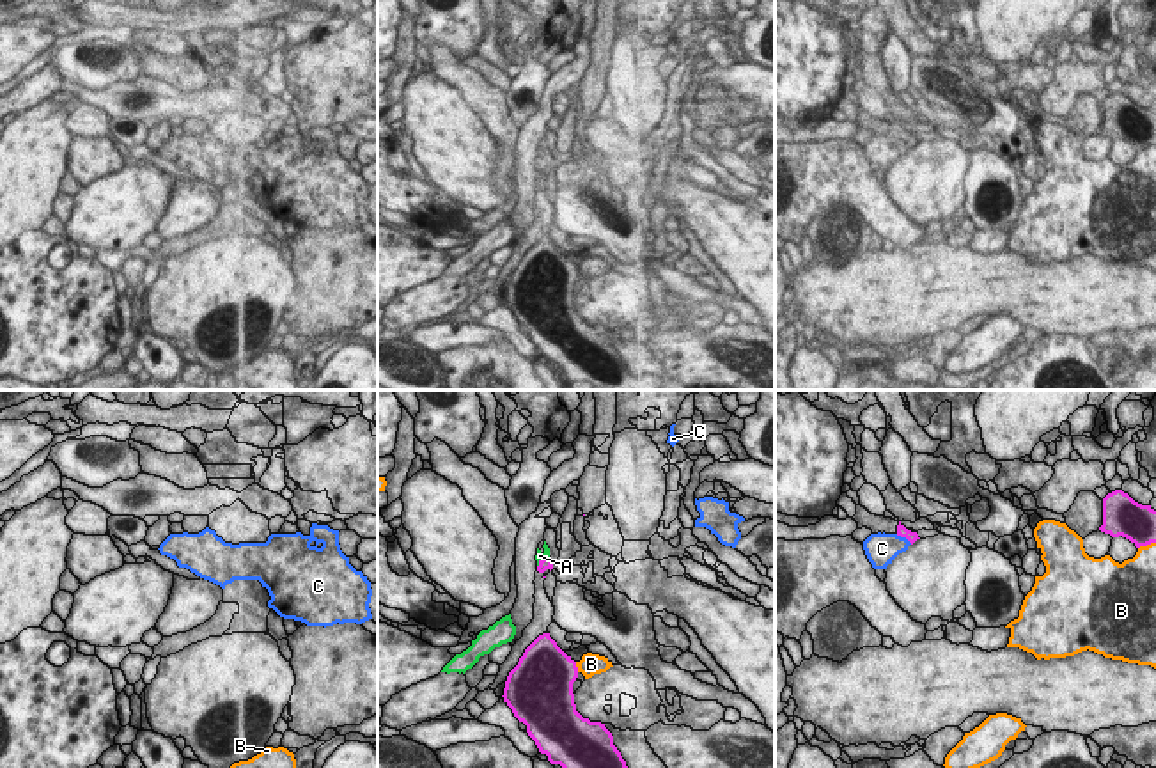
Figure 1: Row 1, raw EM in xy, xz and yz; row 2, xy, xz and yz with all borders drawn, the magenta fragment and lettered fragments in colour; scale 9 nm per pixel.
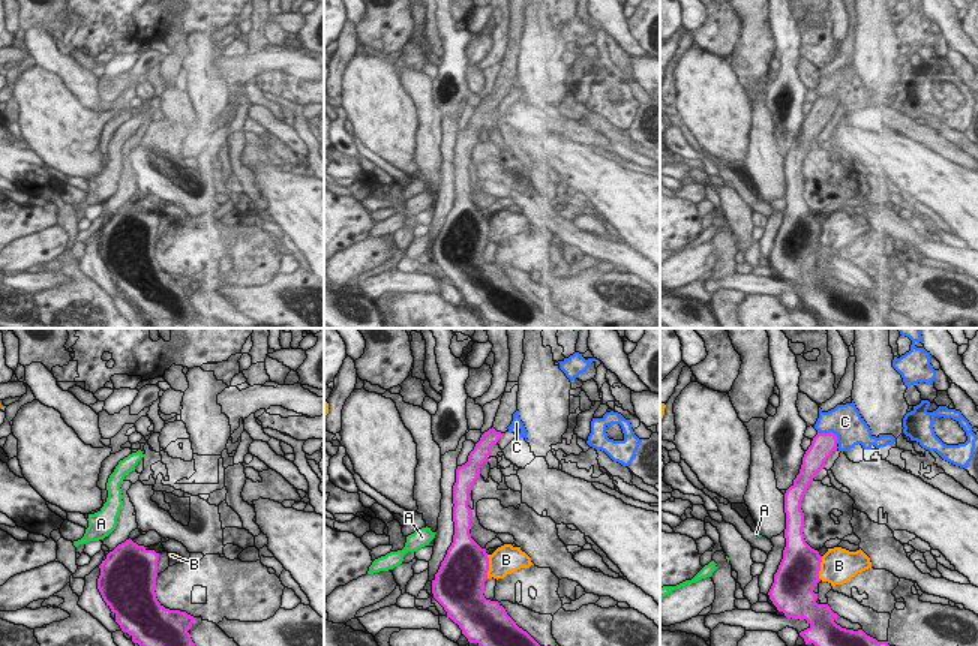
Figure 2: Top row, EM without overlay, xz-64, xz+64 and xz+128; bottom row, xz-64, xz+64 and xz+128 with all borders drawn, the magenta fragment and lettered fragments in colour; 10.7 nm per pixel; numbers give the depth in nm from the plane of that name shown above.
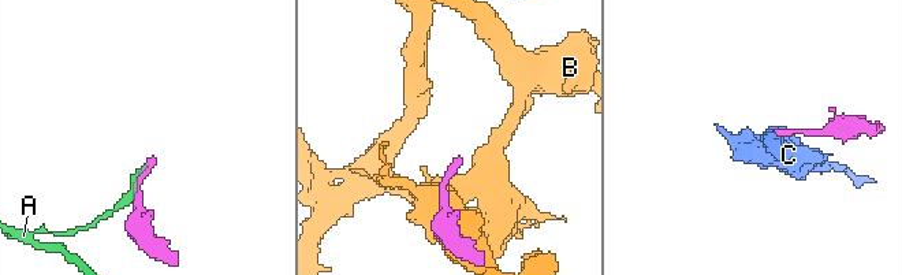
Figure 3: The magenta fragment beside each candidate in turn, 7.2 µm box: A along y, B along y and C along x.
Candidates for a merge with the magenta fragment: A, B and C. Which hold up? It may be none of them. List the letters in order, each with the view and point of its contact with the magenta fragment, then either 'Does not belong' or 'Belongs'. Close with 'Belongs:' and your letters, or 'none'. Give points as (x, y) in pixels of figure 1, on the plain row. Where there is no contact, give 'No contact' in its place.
A: Touches magenta at xz (541, 164). Does not belong
B: Touches magenta at xz (577, 270). Does not belong
C: Touches magenta at yz (905, 139). Does not belong
Belongs: none.

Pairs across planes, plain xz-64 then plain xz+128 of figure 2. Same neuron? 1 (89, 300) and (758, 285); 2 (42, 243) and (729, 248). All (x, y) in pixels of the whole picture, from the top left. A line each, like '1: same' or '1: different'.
1: different
2: different

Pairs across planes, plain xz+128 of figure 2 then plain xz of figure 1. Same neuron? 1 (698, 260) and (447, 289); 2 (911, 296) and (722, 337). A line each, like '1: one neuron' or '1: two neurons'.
1: one neuron
2: one neuron

